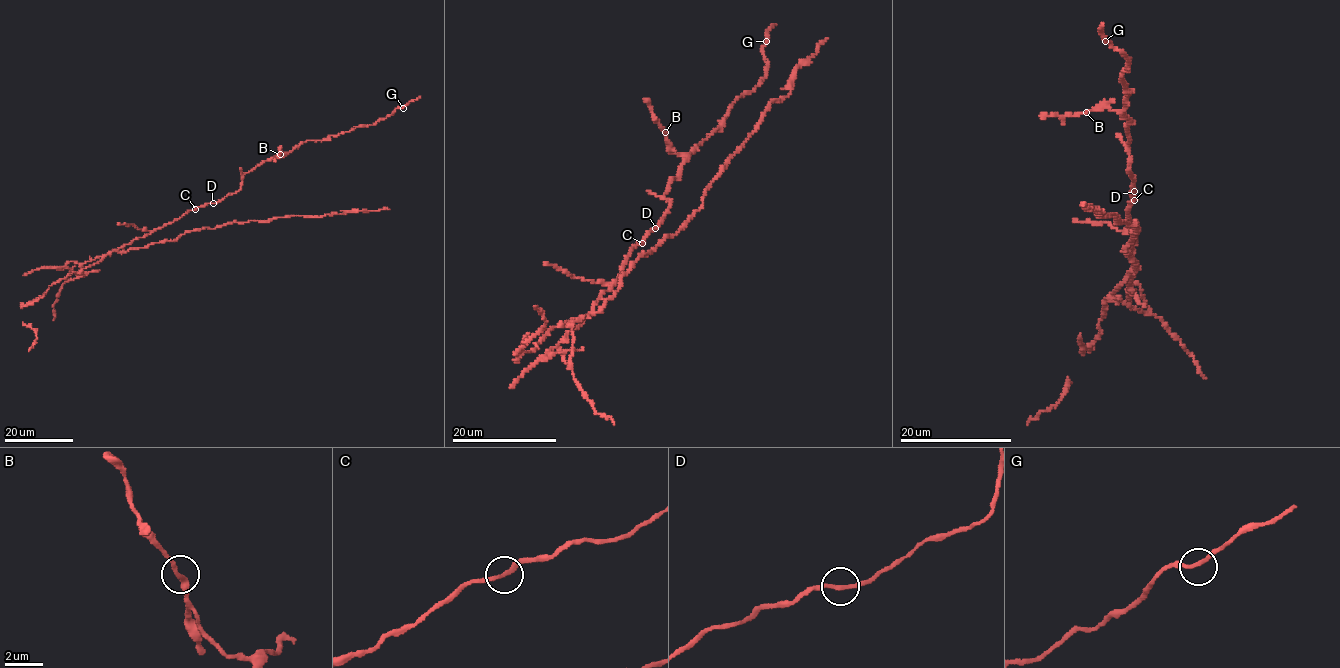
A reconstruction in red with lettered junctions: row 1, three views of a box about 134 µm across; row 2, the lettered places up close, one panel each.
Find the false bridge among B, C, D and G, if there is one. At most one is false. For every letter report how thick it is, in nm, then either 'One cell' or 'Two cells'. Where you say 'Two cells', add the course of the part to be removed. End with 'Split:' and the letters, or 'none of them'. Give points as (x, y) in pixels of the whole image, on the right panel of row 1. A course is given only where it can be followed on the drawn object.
B: Thickness 220 nm. One cell
C: Thickness 240 nm. Two cells. Course of the part to remove: (1133, 200), (1127, 209), (1137, 267), (1124, 251), (1139, 231), (1136, 222), (1083, 206)
D: Thickness 220 nm. One cell
G: Thickness 220 nm. One cell
Split: C

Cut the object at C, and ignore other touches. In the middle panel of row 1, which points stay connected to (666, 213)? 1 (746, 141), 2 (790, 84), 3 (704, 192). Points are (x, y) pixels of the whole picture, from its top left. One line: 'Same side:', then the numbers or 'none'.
Same side: none

